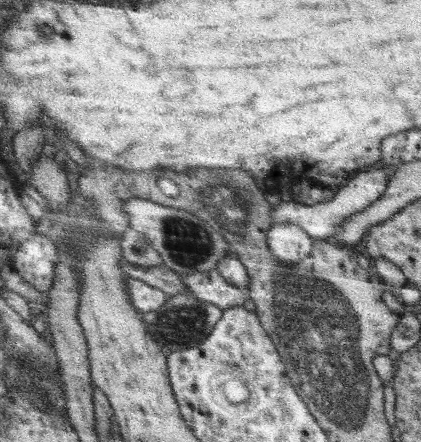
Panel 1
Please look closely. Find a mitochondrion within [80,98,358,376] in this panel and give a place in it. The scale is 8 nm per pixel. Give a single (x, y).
(190, 244)

